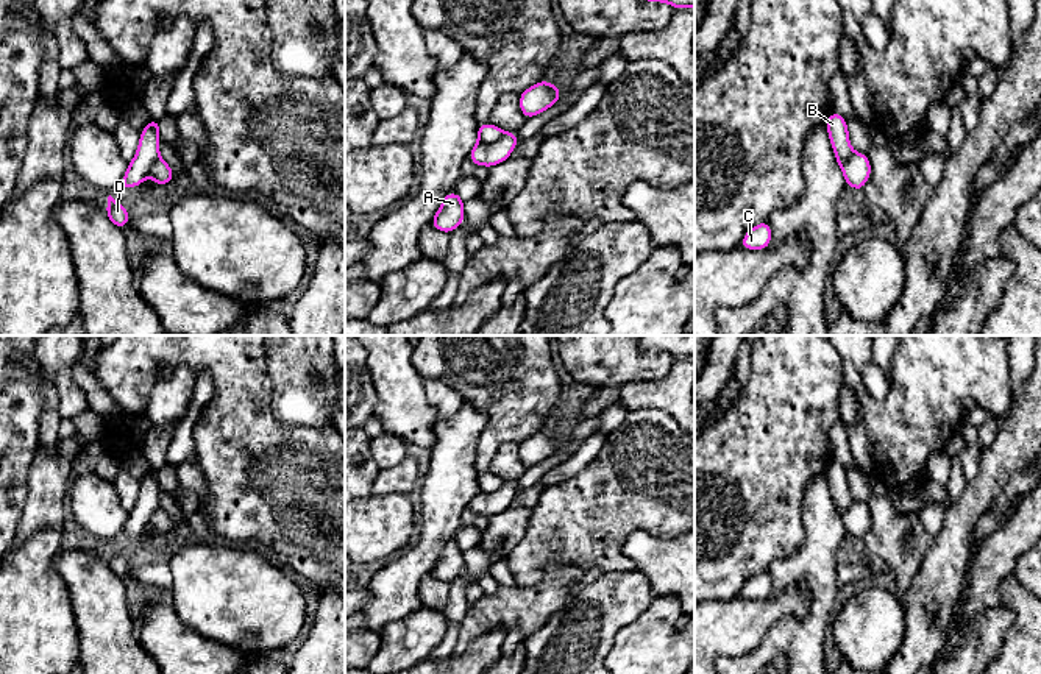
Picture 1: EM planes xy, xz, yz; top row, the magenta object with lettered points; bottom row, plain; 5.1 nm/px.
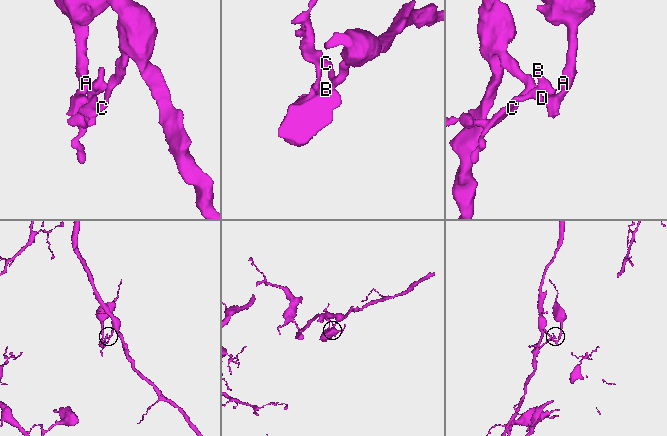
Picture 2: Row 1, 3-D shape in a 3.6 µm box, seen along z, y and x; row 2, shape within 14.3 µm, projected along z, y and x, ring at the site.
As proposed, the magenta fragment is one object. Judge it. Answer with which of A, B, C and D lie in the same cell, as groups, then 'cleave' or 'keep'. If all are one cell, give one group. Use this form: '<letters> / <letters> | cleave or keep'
A B D / C | cleave

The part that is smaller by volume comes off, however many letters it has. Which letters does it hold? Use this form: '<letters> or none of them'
A, B, D

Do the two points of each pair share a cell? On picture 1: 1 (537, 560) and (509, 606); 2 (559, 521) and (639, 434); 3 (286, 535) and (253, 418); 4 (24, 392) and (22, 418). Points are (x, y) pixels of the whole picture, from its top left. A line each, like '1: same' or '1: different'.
1: different
2: same
3: same
4: same

